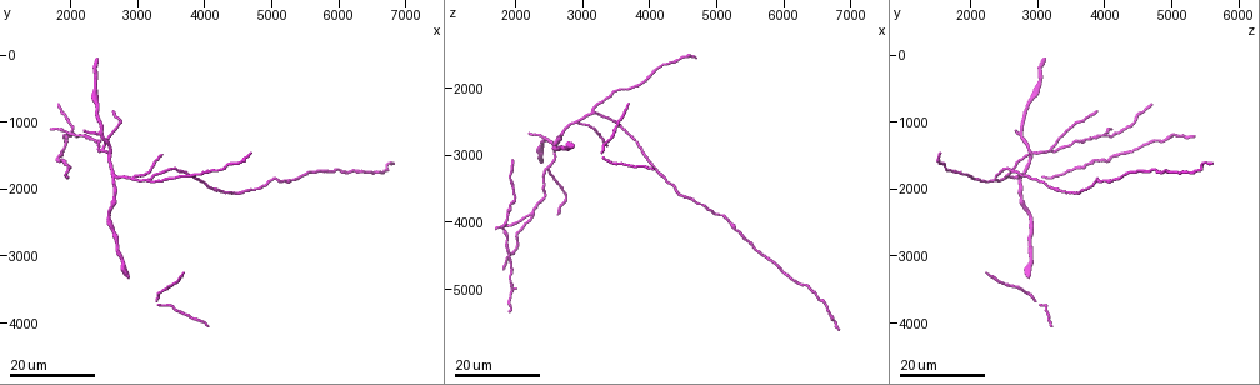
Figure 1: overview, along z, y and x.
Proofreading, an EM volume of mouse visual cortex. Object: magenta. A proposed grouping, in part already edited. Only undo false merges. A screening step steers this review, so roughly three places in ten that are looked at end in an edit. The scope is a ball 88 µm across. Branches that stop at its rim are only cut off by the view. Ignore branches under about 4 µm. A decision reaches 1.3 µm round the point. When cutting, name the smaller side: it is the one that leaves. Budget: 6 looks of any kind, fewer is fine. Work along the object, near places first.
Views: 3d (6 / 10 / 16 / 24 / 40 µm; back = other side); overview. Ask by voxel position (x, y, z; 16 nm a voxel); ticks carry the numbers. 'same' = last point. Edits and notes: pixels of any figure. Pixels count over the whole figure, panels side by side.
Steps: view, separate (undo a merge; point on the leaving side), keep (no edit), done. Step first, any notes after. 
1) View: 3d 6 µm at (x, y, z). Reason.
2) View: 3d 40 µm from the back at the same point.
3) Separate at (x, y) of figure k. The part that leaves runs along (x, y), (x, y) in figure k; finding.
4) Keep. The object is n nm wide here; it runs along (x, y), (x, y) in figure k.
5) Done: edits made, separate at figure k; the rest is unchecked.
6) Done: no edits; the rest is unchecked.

View: 3d 16 µm at (2650, 1850, 2700). Three arms meet.

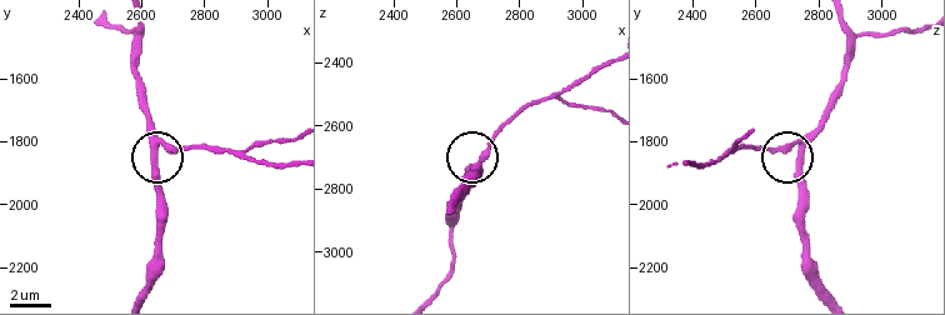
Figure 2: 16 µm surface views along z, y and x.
View: 3d 10 µm at (2650, 1830, 2740). Zoom in.

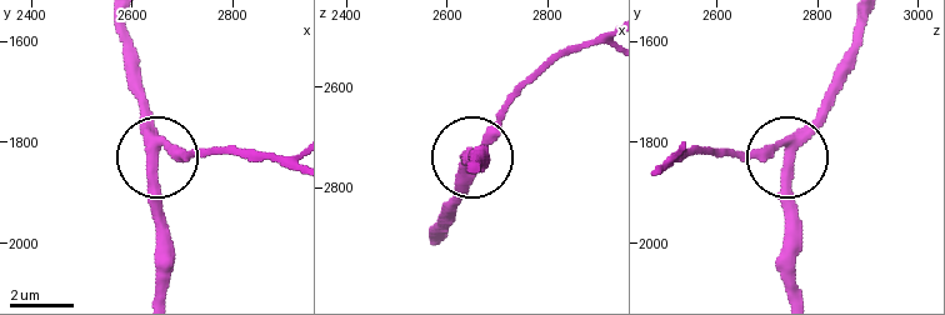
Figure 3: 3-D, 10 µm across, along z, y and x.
Keep. The object is 330 nm wide here; it runs along (656, 173), (703, 151), (783, 156), (791, 168), (791, 236) in figure 3; all the same neuron.

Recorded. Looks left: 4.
View: 3d 16 µm at (2900, 1850, 2500). Side arm on a straight run.

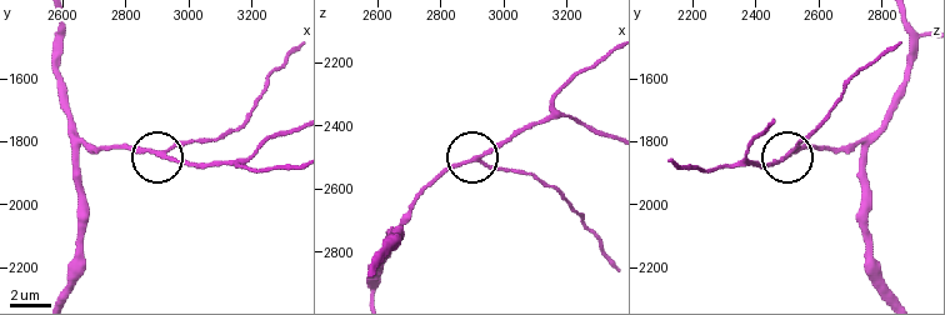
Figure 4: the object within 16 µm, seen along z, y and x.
View: 3d 10 µm at (2930, 1840, 2510).

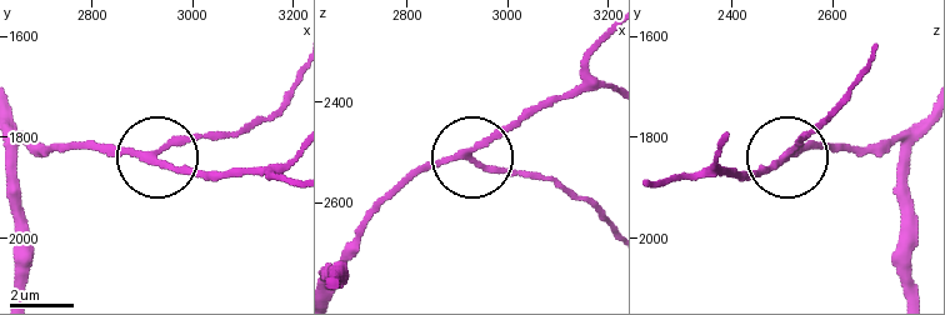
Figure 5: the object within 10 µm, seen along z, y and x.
Keep. The side arm is 12 µm long; it runs along (606, 86), (534, 105), (474, 154), (509, 173), (539, 173) in figure 5; all the same neuron.

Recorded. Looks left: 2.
View: 3d 16 µm at (3200, 1850, 2350). Branch point.

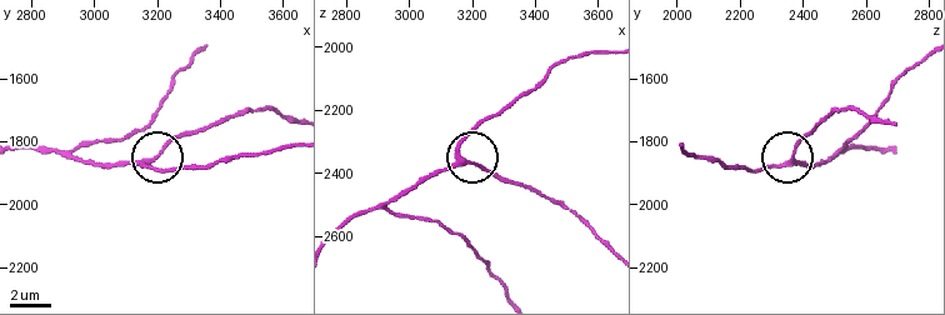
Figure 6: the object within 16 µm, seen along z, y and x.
View: 3d 6 µm at (3150, 1880, 2360).

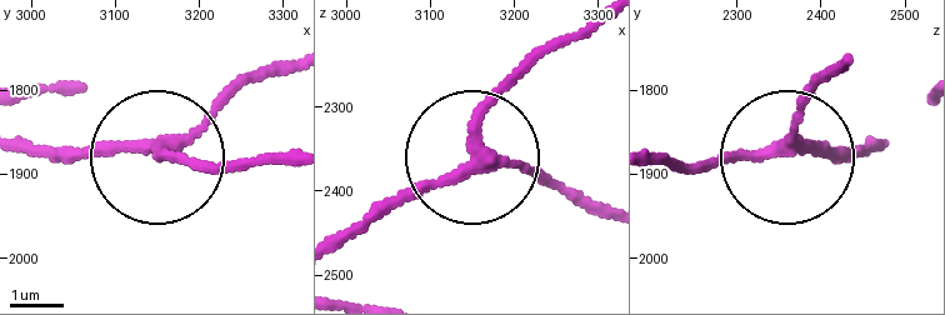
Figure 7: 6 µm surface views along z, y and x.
Keep. 3 arms meet here; it runs along (290, 65), (155, 159), (231, 159) in figure 7; continuous, no second neuron.

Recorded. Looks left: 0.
Done: no edits; the rest is unchecked.

